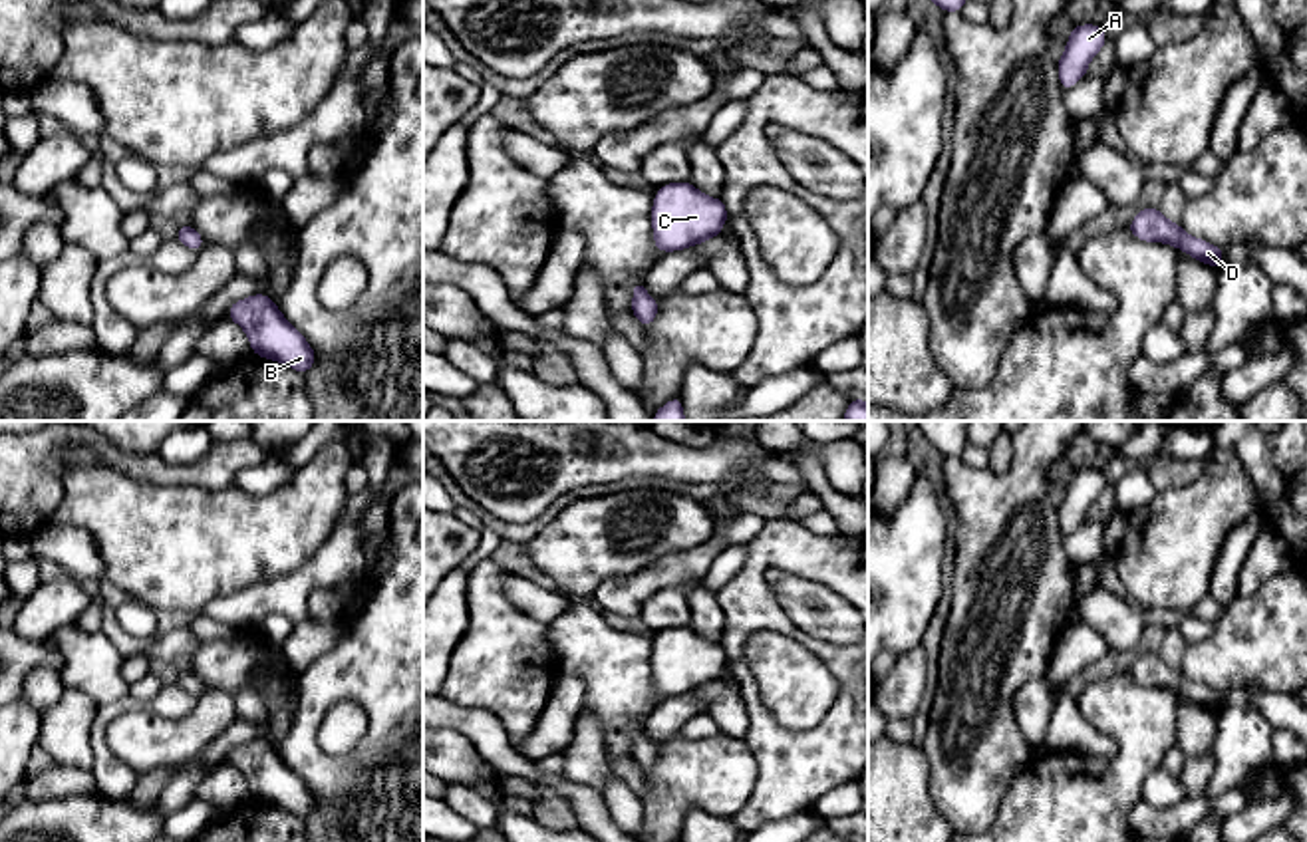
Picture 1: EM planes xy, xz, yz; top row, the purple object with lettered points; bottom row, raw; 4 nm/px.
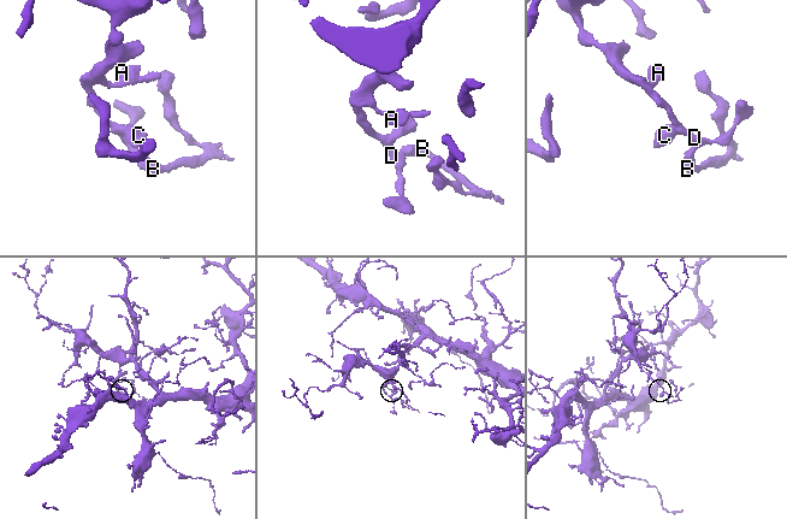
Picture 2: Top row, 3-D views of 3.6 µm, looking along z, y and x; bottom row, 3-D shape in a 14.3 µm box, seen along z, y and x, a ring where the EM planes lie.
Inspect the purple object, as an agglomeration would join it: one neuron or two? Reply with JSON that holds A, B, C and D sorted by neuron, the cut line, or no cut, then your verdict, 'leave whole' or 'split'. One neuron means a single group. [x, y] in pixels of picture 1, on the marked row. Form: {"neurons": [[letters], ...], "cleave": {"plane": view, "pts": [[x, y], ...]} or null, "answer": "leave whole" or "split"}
{"neurons": [["A", "B", "C", "D"]], "cleave": null, "answer": "leave whole"}

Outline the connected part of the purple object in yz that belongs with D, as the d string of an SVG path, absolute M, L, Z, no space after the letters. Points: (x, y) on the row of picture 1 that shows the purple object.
M1156 207L1138 210L1128 230L1146 242L1166 242L1188 252L1194 260L1206 262L1214 268L1224 264L1222 248L1206 242L1204 238L1192 238L1182 230L1178 222L1170 222Z

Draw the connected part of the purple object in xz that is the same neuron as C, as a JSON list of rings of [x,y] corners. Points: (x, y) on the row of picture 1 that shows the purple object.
[[[689,181],[657,189],[652,207],[654,242],[661,252],[683,250],[721,234],[727,209],[721,199],[697,191]]]

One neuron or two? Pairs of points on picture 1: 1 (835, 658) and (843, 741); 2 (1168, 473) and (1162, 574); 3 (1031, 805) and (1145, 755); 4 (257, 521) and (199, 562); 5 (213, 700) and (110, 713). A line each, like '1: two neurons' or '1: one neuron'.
1: one neuron
2: two neurons
3: one neuron
4: one neuron
5: two neurons

